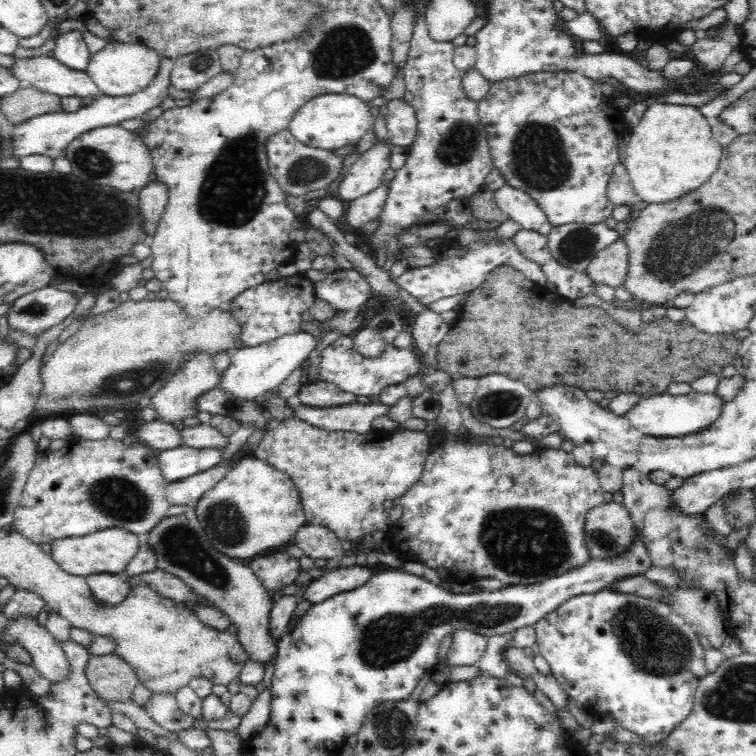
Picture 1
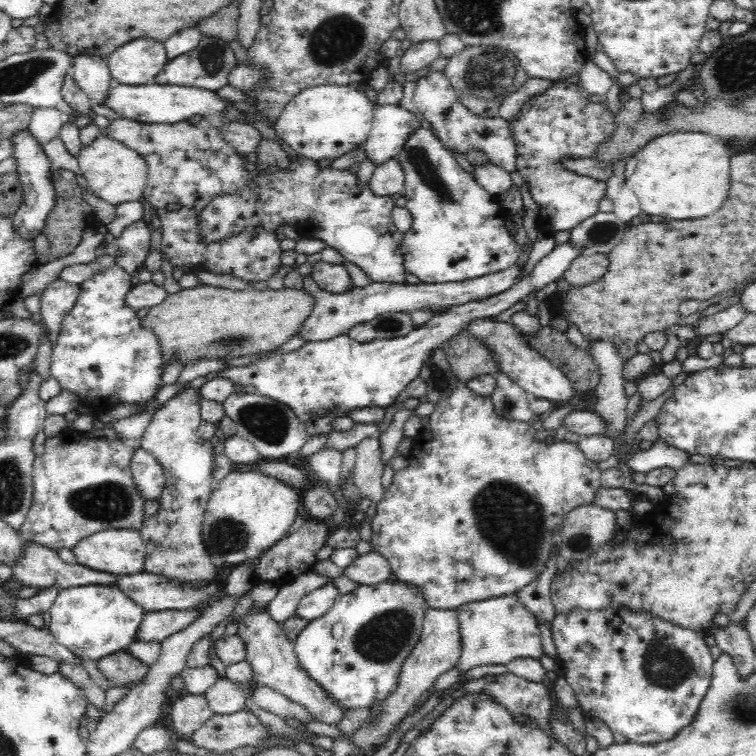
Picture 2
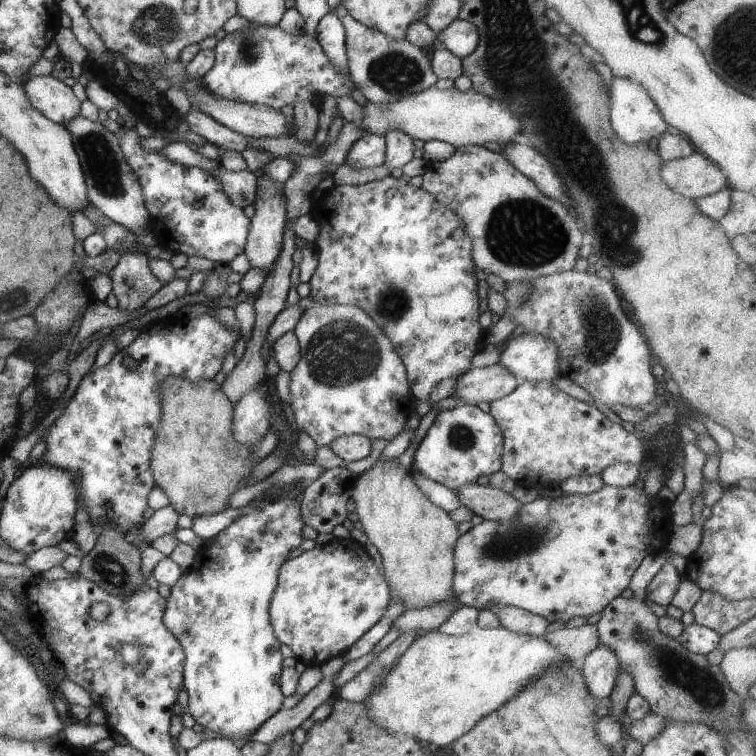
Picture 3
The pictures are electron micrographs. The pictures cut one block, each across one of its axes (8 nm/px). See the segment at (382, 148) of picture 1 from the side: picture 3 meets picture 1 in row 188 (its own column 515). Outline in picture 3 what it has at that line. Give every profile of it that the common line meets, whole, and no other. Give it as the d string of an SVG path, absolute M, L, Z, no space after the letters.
M521 334L513 340L509 340L505 349L499 352L499 360L495 364L503 366L515 375L517 382L527 381L551 381L560 376L557 370L557 348L551 340L541 338L539 334Z

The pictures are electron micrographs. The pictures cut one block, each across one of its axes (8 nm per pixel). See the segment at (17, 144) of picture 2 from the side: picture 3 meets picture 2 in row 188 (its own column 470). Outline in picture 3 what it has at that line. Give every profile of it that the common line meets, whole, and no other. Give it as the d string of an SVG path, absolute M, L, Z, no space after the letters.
M455 18L435 38L441 41L445 49L449 50L451 54L463 59L475 50L478 33L475 26L471 25L471 22Z

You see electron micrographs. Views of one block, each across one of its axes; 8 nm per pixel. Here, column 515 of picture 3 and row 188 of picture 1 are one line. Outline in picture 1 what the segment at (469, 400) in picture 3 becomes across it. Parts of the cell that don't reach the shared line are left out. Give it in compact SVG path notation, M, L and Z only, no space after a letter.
M391 167L388 168L384 176L383 186L375 189L371 194L355 199L345 206L344 218L342 222L346 230L356 230L360 226L364 226L367 222L377 220L377 216L382 211L382 206L386 202L386 192L388 192L388 181L396 174Z

